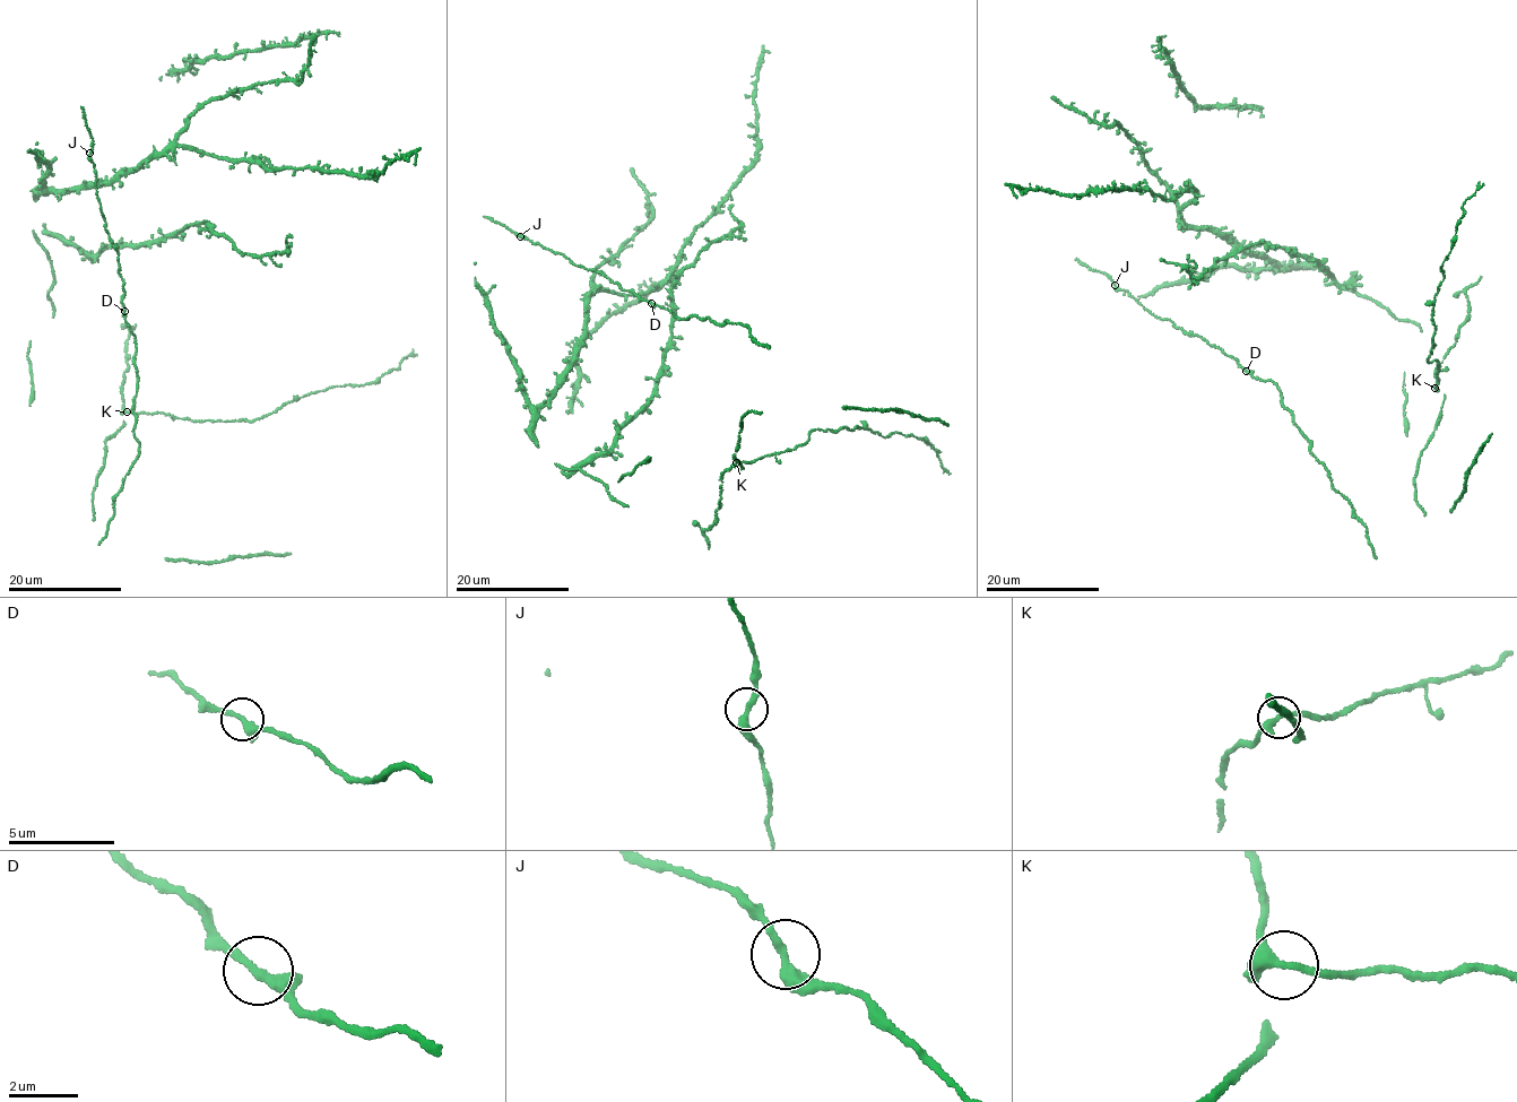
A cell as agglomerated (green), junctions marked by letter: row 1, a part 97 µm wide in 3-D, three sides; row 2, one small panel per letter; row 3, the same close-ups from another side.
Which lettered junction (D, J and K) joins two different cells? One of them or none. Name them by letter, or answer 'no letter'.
no letter

